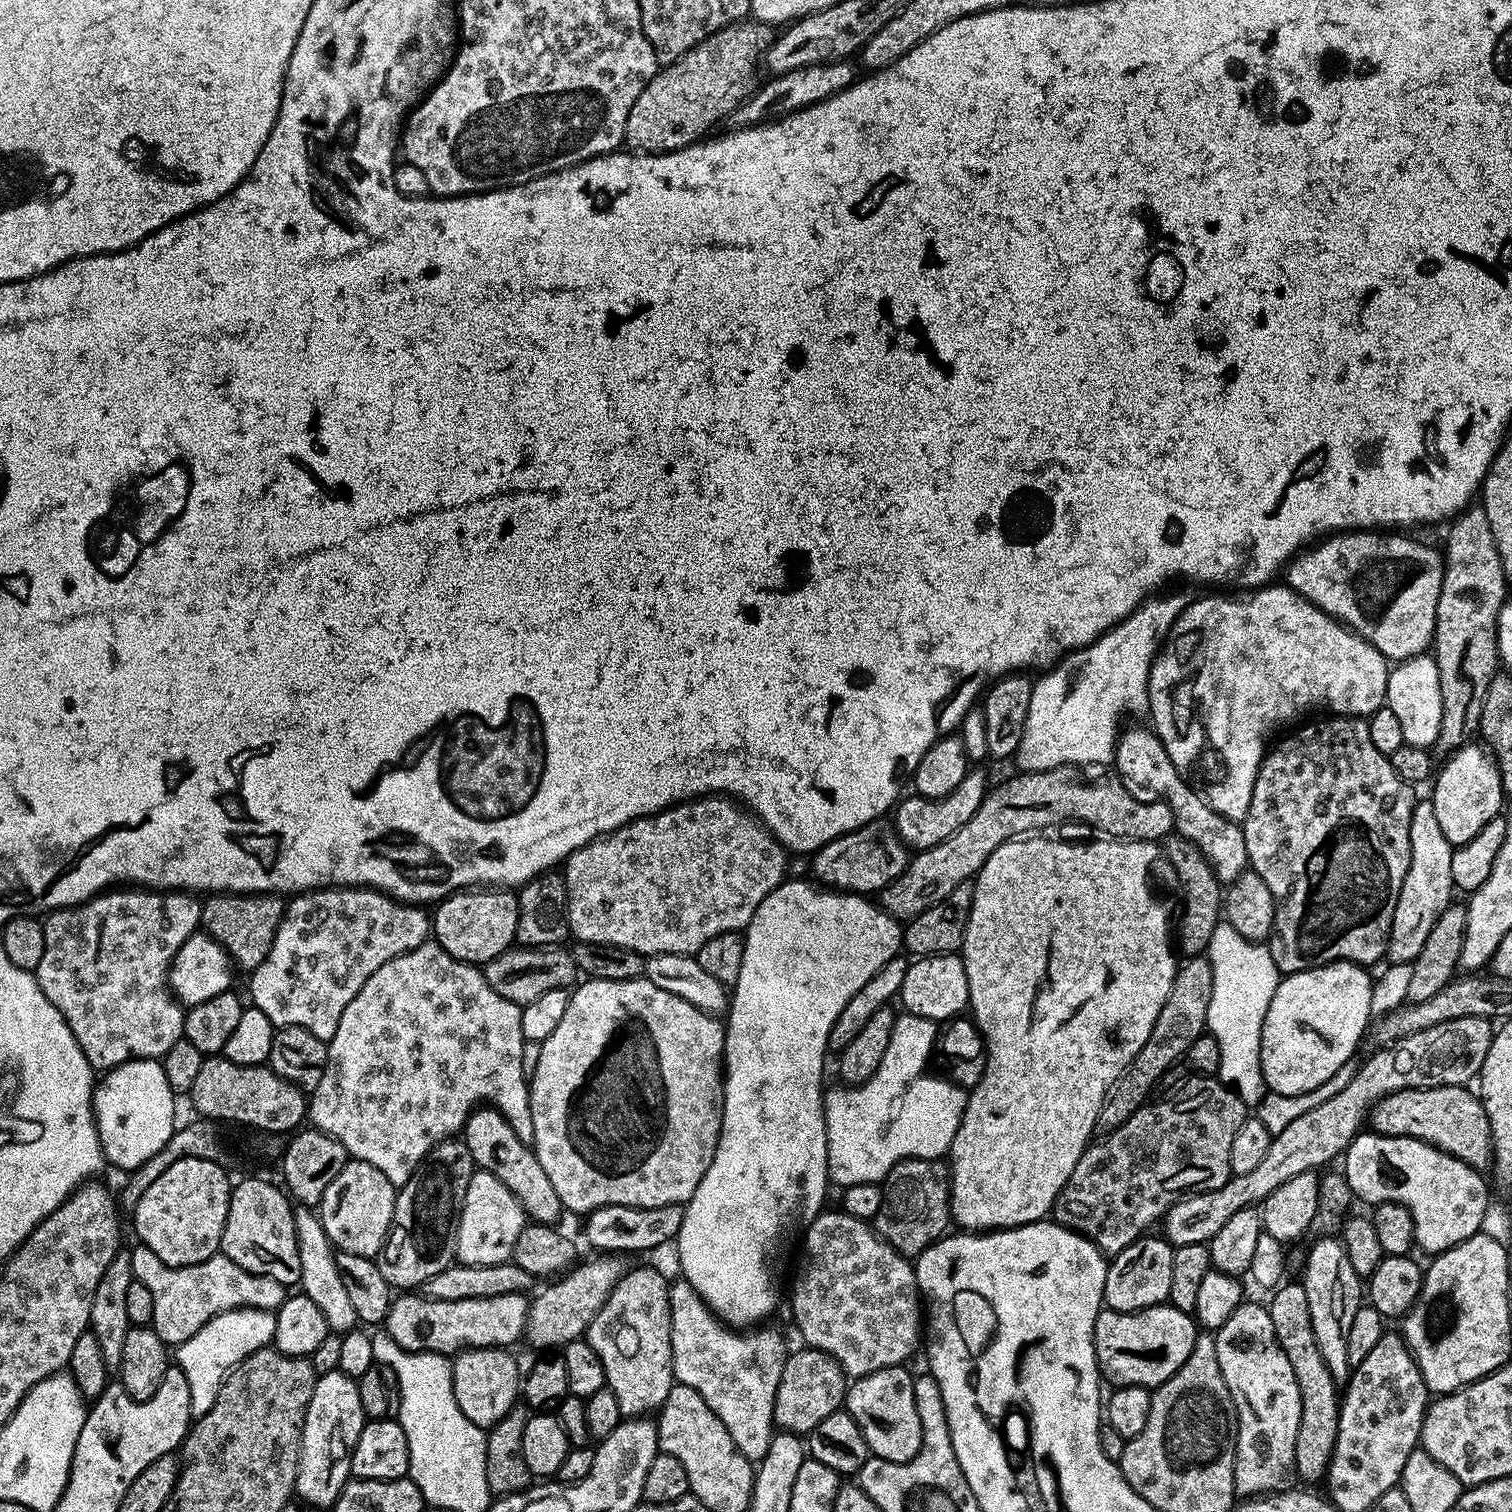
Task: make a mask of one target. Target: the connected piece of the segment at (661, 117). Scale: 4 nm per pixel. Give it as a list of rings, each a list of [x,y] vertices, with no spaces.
[[[748,18],[743,22],[727,24],[725,28],[710,34],[701,44],[682,54],[682,58],[678,58],[673,64],[661,67],[656,77],[642,90],[642,94],[638,94],[634,106],[630,106],[624,144],[637,154],[655,154],[677,152],[688,144],[697,143],[707,133],[704,132],[707,128],[714,127],[719,120],[727,121],[729,114],[752,95],[758,84],[756,67],[761,67],[764,53],[771,47],[773,39],[773,25]]]

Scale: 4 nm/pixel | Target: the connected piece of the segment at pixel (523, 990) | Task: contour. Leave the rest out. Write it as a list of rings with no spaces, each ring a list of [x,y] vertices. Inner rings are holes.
[[[555,944],[513,946],[507,952],[498,954],[498,958],[483,965],[482,971],[486,982],[490,982],[490,986],[494,986],[494,990],[498,990],[502,998],[521,1006],[534,1002],[534,998],[539,998],[549,990],[571,989],[577,983],[576,976],[578,977],[571,951]]]

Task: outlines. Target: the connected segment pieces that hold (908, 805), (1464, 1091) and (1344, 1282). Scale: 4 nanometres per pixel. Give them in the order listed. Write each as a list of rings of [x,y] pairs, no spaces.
[[[970,770],[966,774],[966,778],[962,778],[962,782],[958,782],[955,790],[940,800],[931,800],[919,794],[911,795],[905,795],[895,805],[890,819],[896,826],[896,832],[900,835],[901,842],[908,845],[909,849],[921,852],[938,842],[946,842],[946,838],[950,838],[950,834],[954,834],[954,830],[966,826],[966,822],[970,822],[970,818],[974,818],[978,806],[986,795],[984,776],[976,770]]]
[[[1459,1084],[1398,1090],[1372,1105],[1371,1120],[1371,1131],[1380,1136],[1409,1136],[1415,1140],[1422,1140],[1435,1148],[1441,1148],[1477,1170],[1487,1169],[1491,1165],[1490,1122],[1486,1118],[1484,1101],[1471,1087]]]
[[[1332,1234],[1322,1236],[1321,1240],[1313,1242],[1312,1249],[1308,1252],[1302,1283],[1306,1290],[1306,1303],[1310,1306],[1310,1326],[1314,1326],[1314,1340],[1318,1342],[1318,1352],[1322,1354],[1322,1360],[1326,1362],[1326,1368],[1336,1379],[1337,1385],[1344,1386],[1348,1383],[1354,1367],[1350,1362],[1346,1344],[1350,1338],[1350,1326],[1354,1326],[1354,1314],[1358,1314],[1362,1306],[1362,1277],[1354,1270],[1354,1266],[1350,1266],[1350,1254],[1346,1254],[1343,1239]]]

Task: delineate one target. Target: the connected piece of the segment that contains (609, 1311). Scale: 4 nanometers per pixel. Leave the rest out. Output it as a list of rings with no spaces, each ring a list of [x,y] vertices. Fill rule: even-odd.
[[[629,1267],[628,1273],[614,1286],[614,1290],[598,1310],[594,1322],[590,1322],[586,1339],[598,1358],[602,1358],[605,1385],[618,1398],[621,1417],[636,1418],[647,1408],[659,1409],[666,1394],[670,1394],[674,1377],[672,1374],[672,1347],[670,1346],[670,1302],[667,1280],[656,1268]]]

